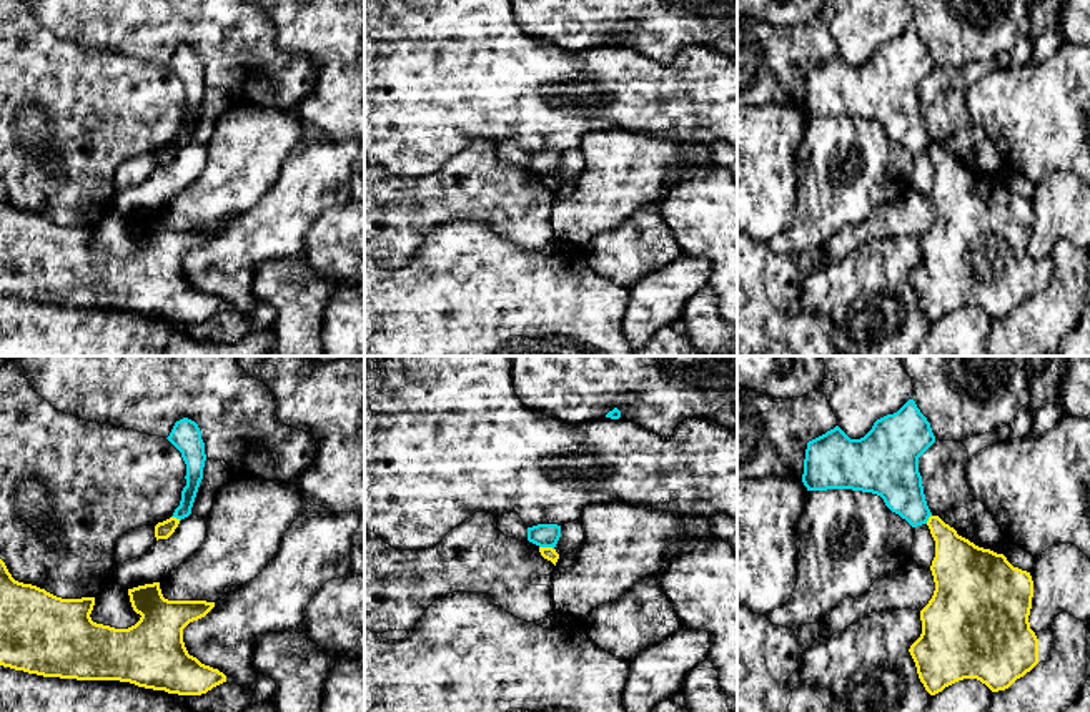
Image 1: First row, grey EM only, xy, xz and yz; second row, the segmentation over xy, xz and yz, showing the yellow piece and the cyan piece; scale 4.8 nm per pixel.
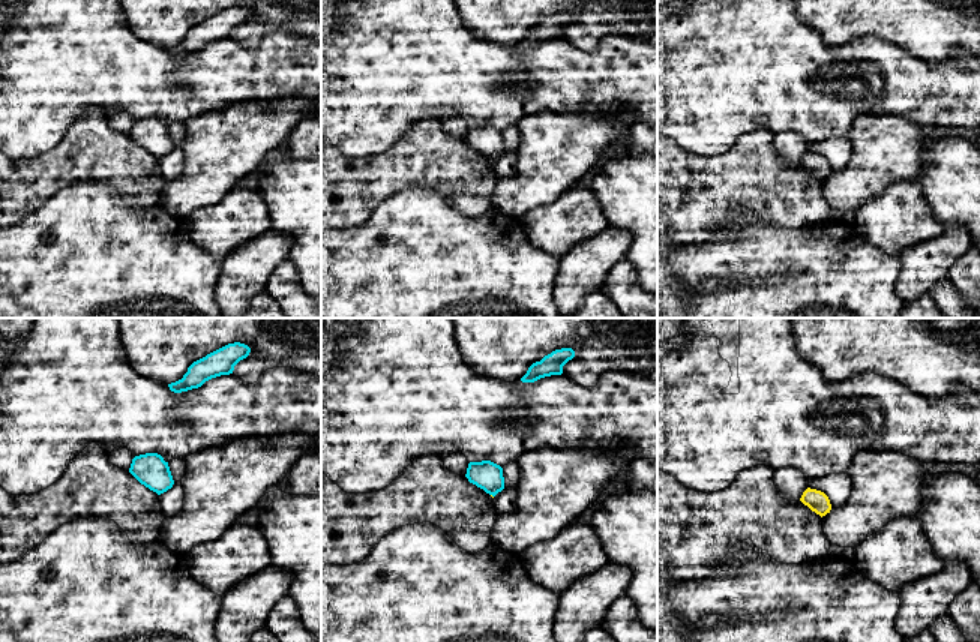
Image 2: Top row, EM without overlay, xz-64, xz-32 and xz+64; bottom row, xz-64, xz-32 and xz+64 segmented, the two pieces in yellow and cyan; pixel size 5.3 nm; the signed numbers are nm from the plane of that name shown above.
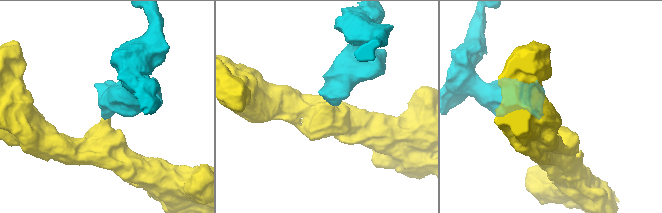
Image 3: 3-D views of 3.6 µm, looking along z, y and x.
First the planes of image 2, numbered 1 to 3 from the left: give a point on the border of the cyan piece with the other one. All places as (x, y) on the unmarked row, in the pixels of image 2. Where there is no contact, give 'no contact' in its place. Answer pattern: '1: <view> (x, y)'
1: no contact
2: no contact
3: no contact

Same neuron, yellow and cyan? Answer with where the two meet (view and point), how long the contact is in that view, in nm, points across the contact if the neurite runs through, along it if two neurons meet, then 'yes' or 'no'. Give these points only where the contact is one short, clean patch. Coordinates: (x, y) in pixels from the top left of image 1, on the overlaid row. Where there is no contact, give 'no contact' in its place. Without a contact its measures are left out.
meets yellow in xz at (546, 548); contact 70 nm long; border along xz (540, 546), (553, 549); no

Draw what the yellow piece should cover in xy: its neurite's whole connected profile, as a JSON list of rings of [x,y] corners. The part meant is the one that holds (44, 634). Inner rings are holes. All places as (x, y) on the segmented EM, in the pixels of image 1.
[[[0,559],[0,665],[43,677],[120,680],[178,695],[201,695],[226,682],[218,669],[190,655],[183,629],[205,617],[215,602],[168,601],[160,582],[128,589],[140,621],[128,629],[97,624],[90,614],[95,597],[62,599],[45,589],[18,582]]]

